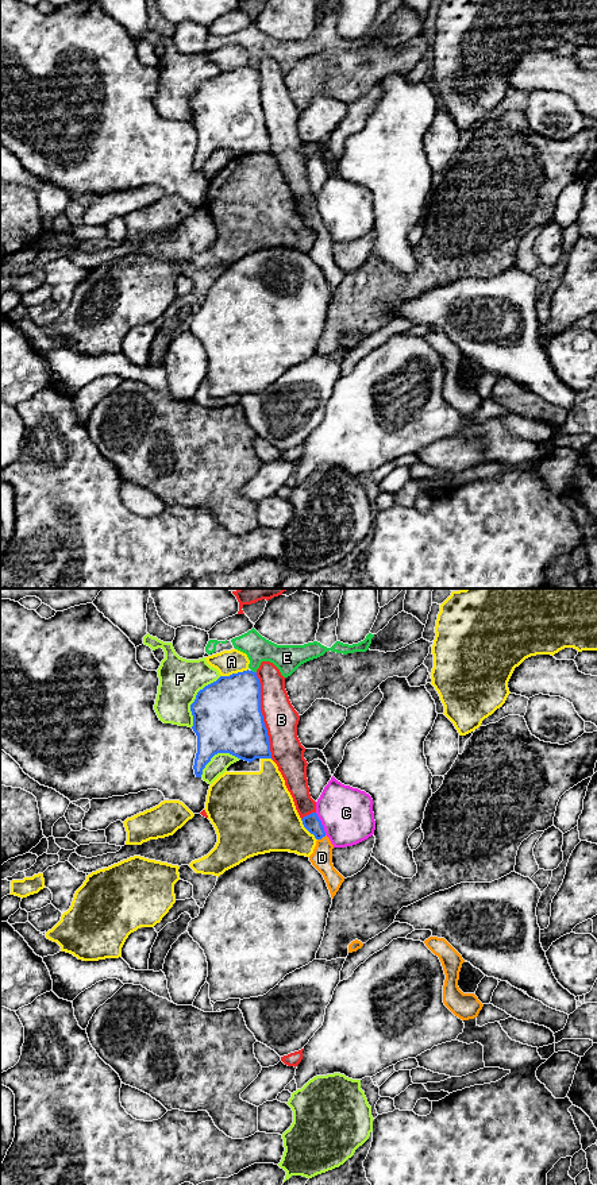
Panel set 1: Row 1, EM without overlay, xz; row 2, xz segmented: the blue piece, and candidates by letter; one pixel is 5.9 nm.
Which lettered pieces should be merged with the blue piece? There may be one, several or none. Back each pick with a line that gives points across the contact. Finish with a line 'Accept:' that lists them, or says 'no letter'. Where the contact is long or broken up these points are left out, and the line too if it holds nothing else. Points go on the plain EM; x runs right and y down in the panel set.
D: way xz (312, 219), (322, 232), (322, 253)
Accept: D

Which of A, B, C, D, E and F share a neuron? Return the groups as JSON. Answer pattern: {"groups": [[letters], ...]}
{"groups": [["A"], ["B"], ["C"], ["D"], ["E"], ["F"]]}

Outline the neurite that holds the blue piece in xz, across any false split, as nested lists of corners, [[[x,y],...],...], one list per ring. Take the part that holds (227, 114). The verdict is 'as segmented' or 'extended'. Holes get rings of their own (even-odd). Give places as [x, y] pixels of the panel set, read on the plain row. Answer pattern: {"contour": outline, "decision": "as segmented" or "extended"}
{"contour": [[[243,66],[230,72],[220,72],[205,81],[190,100],[193,127],[197,131],[194,170],[201,173],[203,165],[217,148],[230,148],[244,157],[271,154],[267,124],[261,107],[261,78],[257,67]]], "decision": "as segmented"}

